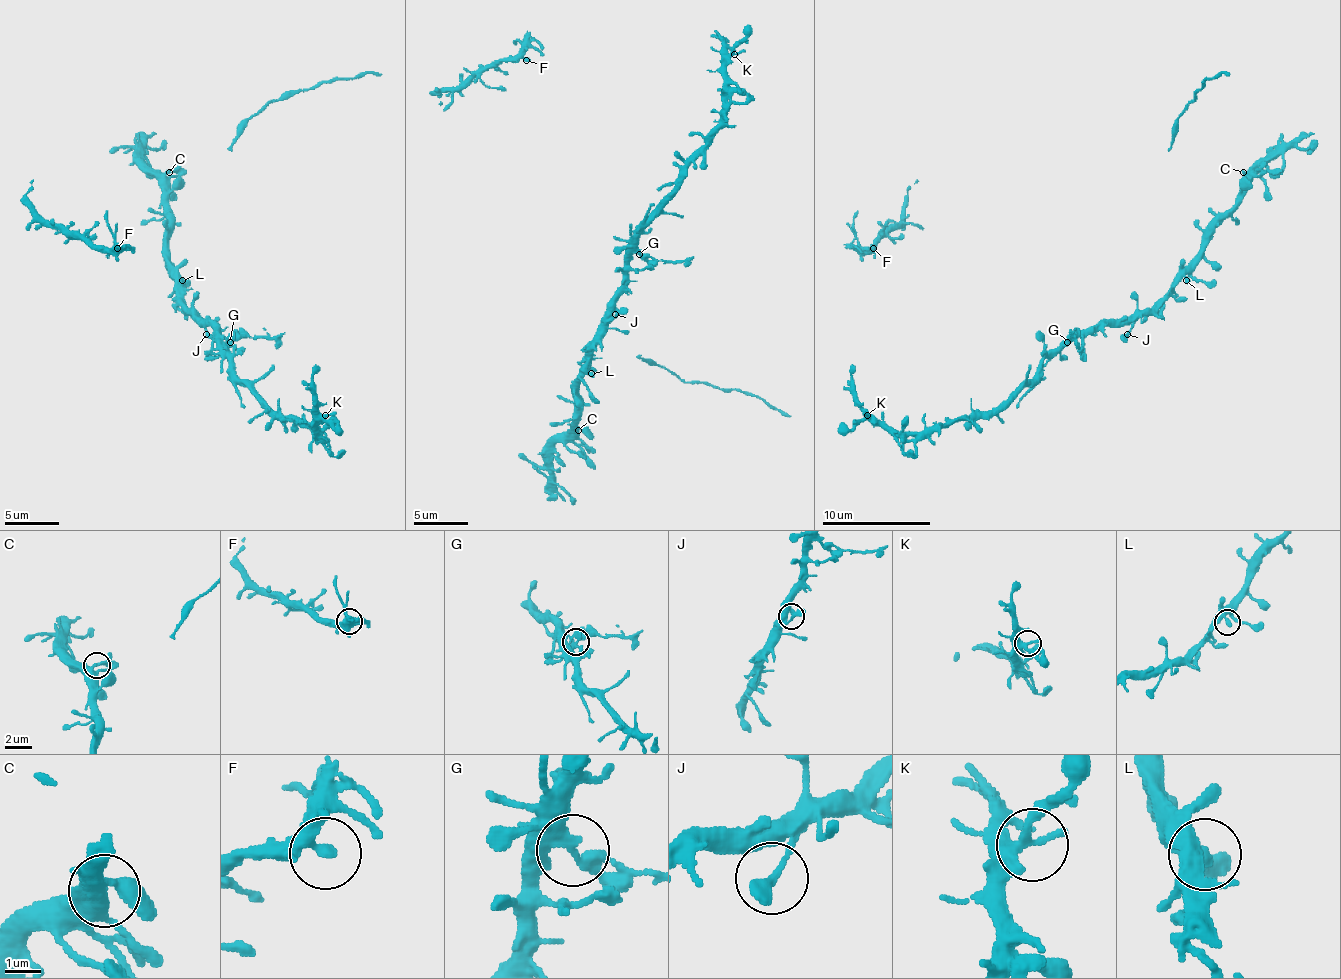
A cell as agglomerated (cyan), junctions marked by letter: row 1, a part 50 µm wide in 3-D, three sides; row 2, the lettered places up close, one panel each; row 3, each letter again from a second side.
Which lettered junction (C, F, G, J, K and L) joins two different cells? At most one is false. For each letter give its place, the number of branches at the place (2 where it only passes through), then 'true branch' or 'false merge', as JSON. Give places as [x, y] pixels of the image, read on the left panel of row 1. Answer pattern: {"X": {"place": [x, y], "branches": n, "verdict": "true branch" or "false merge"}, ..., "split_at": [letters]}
{"C": {"place": [169, 172], "branches": 2, "verdict": "true branch"}, "F": {"place": [117, 248], "branches": 2, "verdict": "true branch"}, "G": {"place": [230, 342], "branches": 2, "verdict": "false merge"}, "J": {"place": [206, 334], "branches": 2, "verdict": "true branch"}, "K": {"place": [325, 415], "branches": 3, "verdict": "true branch"}, "L": {"place": [182, 280], "branches": 2, "verdict": "true branch"}, "split_at": ["G"]}

